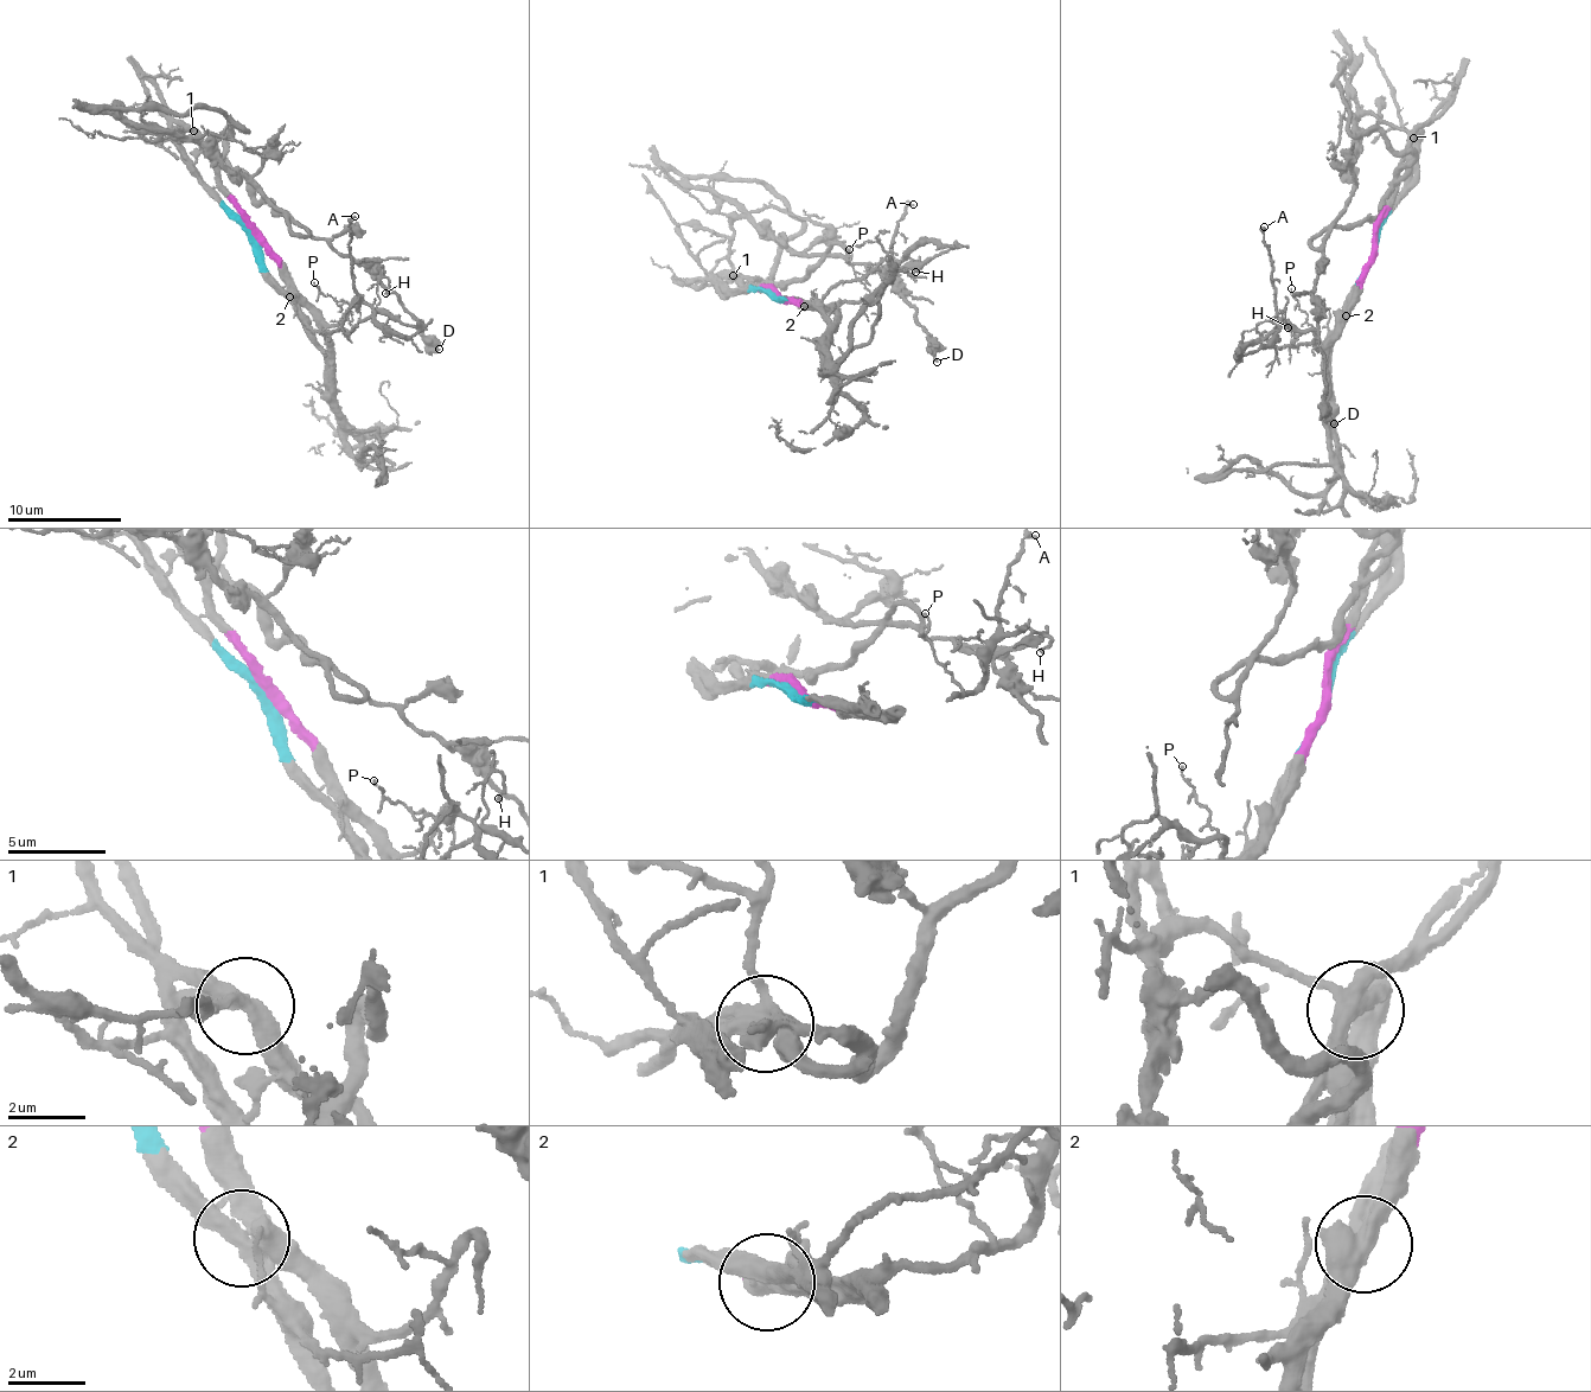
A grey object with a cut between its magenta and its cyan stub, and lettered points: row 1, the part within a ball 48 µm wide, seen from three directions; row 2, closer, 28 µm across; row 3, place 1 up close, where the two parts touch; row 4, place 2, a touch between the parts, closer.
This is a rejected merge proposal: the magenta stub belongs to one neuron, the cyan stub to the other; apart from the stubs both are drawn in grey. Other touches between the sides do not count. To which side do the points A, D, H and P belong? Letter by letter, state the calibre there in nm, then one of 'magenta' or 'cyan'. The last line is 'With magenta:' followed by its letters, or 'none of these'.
A: 190 nm | magenta
D: 240 nm | cyan
H: 130 nm | cyan
P: 110 nm | magenta
With magenta: A, P

